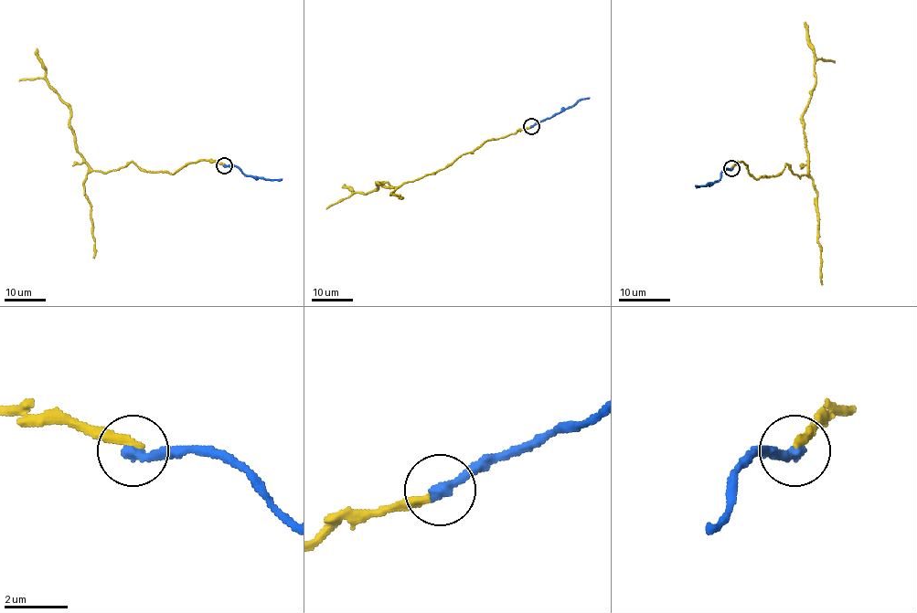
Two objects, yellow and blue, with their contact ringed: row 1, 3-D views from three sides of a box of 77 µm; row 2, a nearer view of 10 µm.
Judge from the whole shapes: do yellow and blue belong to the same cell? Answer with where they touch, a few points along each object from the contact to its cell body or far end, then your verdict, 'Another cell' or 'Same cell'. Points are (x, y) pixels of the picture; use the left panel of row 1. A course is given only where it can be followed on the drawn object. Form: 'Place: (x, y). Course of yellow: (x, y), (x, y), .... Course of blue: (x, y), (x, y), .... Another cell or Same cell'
Place: (224, 165). Course of yellow: (224, 164), (201, 160), (171, 174), (131, 162), (93, 171), (37, 47). Course of blue: (224, 165), (236, 165), (245, 174), (282, 180). Same cell

